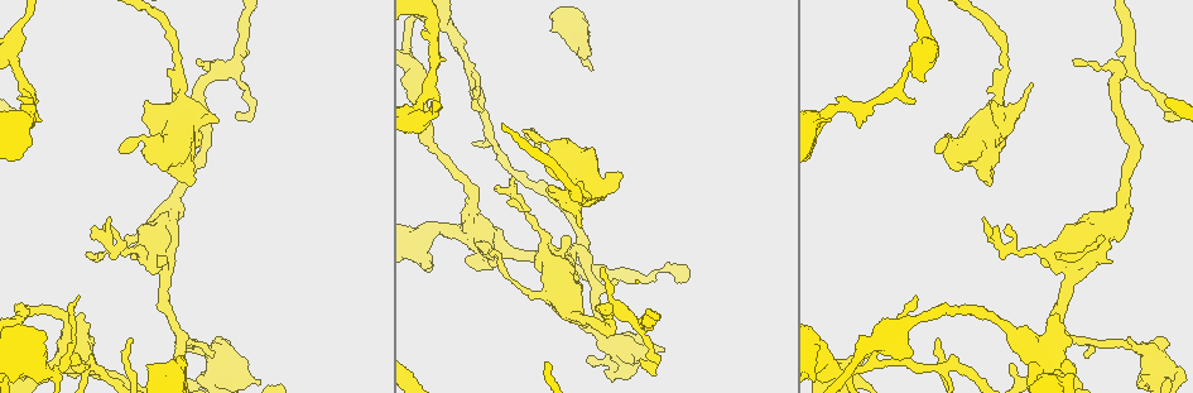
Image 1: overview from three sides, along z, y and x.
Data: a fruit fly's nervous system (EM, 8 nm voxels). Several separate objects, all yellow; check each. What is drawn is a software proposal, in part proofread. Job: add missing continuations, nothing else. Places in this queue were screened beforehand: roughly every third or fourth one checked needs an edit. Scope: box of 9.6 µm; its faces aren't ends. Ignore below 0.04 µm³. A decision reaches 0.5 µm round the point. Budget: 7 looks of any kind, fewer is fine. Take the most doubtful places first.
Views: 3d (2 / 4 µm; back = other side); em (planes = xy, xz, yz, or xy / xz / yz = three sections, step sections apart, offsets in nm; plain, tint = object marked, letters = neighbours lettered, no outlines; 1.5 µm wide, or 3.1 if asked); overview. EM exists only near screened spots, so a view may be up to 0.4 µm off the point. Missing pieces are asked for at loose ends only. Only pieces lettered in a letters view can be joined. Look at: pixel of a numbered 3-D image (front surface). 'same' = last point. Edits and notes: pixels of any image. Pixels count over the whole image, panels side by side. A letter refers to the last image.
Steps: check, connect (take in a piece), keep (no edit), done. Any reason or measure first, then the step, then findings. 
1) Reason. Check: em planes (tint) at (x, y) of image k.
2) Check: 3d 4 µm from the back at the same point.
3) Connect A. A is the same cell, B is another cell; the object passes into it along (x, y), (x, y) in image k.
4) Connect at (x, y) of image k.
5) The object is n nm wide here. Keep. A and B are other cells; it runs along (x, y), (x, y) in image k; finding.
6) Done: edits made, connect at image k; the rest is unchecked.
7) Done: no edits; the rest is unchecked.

Branch stops here. Check: 3d 4 µm at (939, 151) of image 1.

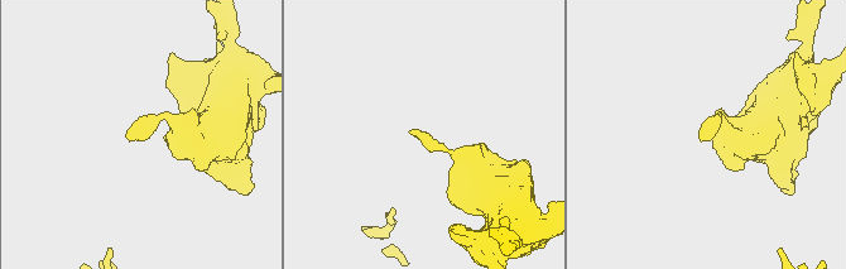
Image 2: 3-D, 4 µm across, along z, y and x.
Shape alone is not enough. Check: em planes (letters) at (701, 135) of image 2.

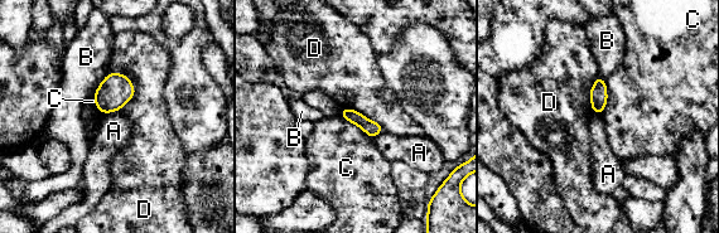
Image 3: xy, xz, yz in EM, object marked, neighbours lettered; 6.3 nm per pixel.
Keep. A, B, C and D are other cells; a border runs along (111, 72), (134, 90), (120, 108) in image 3; no lettered piece goes on from it.

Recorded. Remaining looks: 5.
Stops while still wide. Check: em planes (plain) at (987, 184) of image 1.

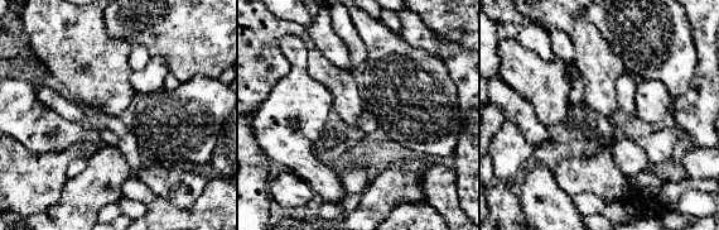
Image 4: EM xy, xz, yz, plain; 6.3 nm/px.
Check: em planes (letters) at the same point.

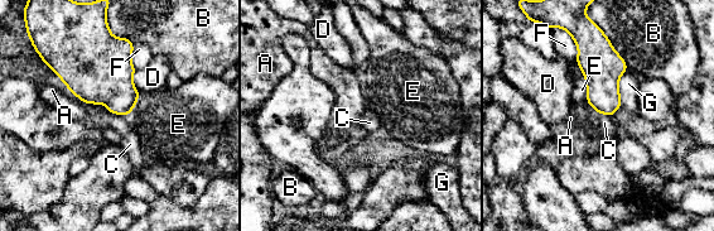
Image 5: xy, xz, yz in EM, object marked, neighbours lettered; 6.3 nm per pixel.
The object is 200 nm wide here. Keep. A, B, C, D, E, F and G are other cells; a border runs along (91, 104), (128, 115) in image 5; no lettered piece goes on from it.

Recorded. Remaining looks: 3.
Thick end. Check: em planes (letters) at (181, 355) of image 1.

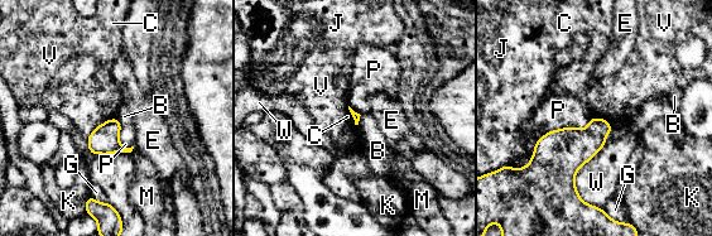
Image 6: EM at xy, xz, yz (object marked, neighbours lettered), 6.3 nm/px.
Keep. B, C, E, G, J, K, M, P, V and W are other cells; a border runs along (115, 116), (102, 124) in image 6; none of them fits.

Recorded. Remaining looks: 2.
Done: no edits; the rest is unchecked.

